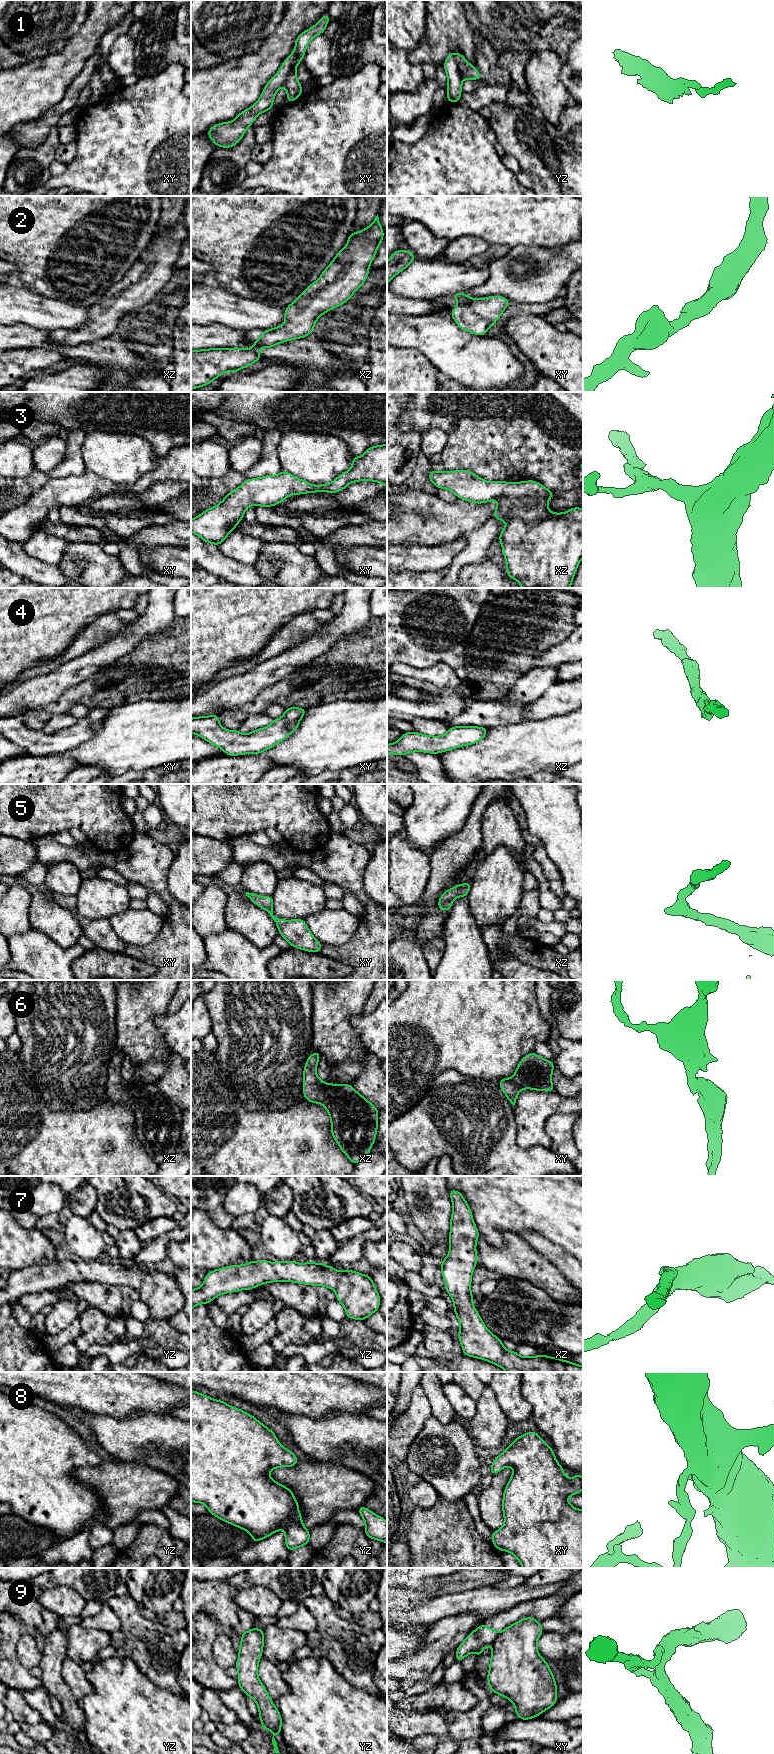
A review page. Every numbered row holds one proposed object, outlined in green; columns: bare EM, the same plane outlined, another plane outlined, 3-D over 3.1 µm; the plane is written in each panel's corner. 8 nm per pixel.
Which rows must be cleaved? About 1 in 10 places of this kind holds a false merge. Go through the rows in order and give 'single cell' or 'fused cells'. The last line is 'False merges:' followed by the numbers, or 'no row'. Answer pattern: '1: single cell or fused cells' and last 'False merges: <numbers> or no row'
1: fused cells
2: single cell
3: single cell
4: single cell
5: single cell
6: single cell
7: single cell
8: single cell
9: fused cells
False merges: 1, 9

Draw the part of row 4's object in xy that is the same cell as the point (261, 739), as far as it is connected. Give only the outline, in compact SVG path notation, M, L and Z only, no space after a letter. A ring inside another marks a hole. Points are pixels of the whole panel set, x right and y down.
M299 707L286 708L284 715L273 719L267 727L244 735L239 730L224 729L219 722L218 714L199 716L191 718L191 733L220 747L224 754L229 756L261 754L295 732L307 710Z

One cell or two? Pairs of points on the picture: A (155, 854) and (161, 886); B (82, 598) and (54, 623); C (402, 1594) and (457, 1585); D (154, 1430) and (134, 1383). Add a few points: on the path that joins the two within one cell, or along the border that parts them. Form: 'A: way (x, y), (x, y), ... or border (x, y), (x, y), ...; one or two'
A: way (155, 862), (155, 878); one
B: way (75, 602), (61, 616); one
C: way (416, 1595), (424, 1595), (434, 1587), (443, 1586); one
D: border (169, 1415), (135, 1410), (123, 1417); two

